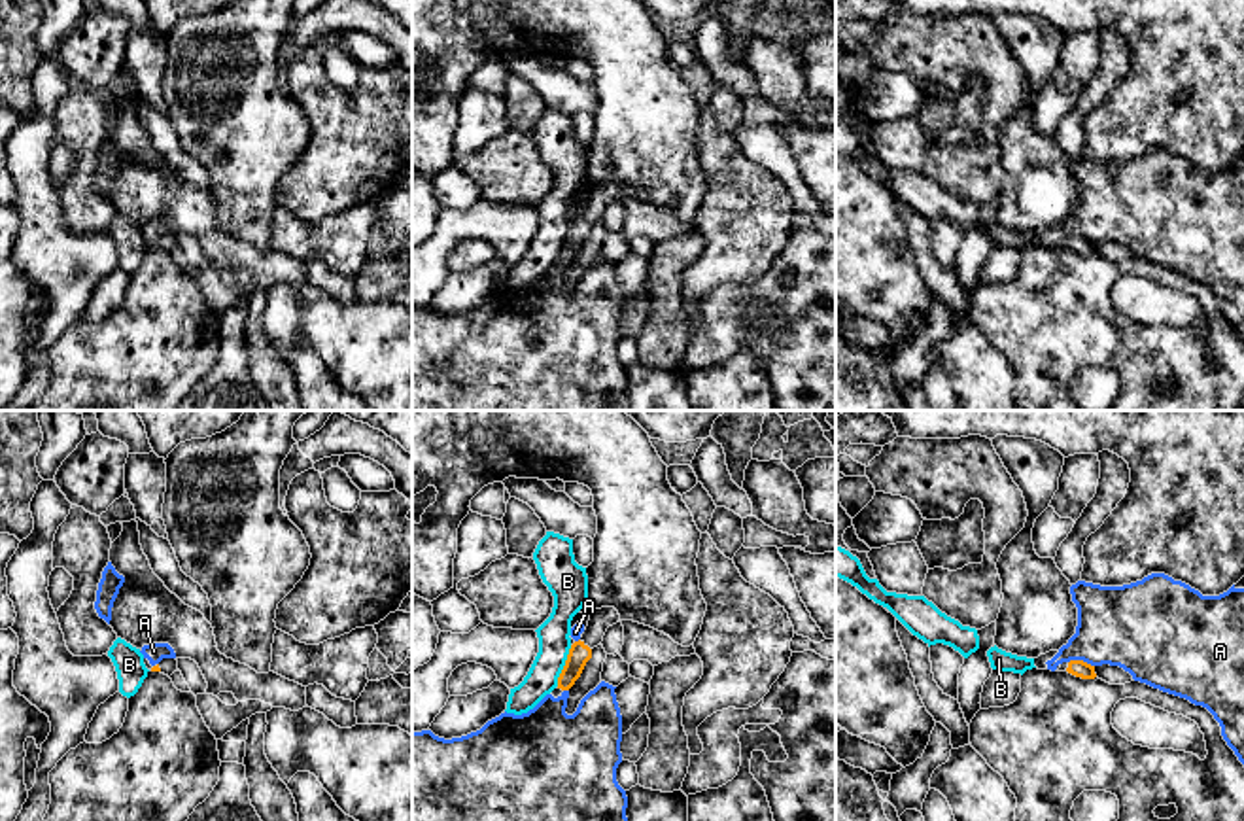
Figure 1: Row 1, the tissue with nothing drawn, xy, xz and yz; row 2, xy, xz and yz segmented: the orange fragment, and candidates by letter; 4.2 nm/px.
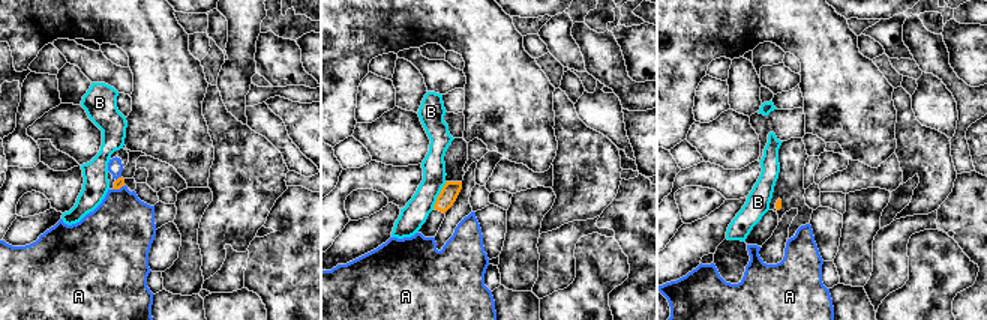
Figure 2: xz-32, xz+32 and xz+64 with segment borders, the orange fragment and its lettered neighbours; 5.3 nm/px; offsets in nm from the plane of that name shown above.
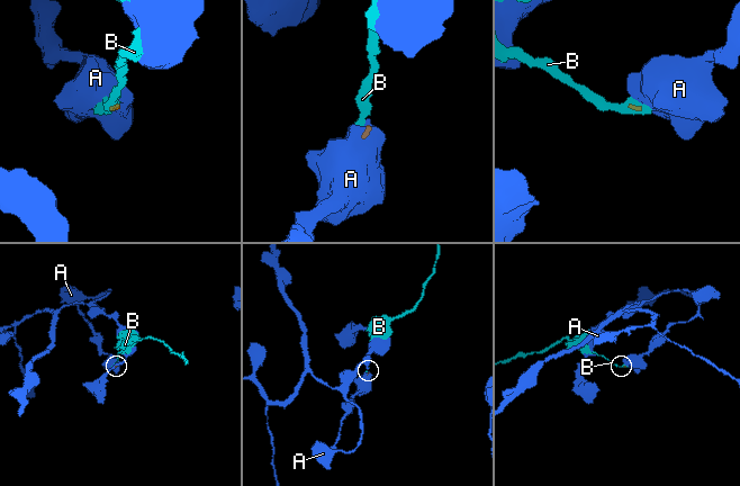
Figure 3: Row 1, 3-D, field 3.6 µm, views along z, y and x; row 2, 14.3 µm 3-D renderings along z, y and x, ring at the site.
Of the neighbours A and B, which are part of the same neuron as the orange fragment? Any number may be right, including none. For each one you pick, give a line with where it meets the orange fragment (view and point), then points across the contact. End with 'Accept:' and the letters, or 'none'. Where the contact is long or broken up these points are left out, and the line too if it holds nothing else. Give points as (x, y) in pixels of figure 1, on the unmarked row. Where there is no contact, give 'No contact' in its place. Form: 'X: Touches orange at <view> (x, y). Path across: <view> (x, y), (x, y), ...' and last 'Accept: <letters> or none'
Accept: none

